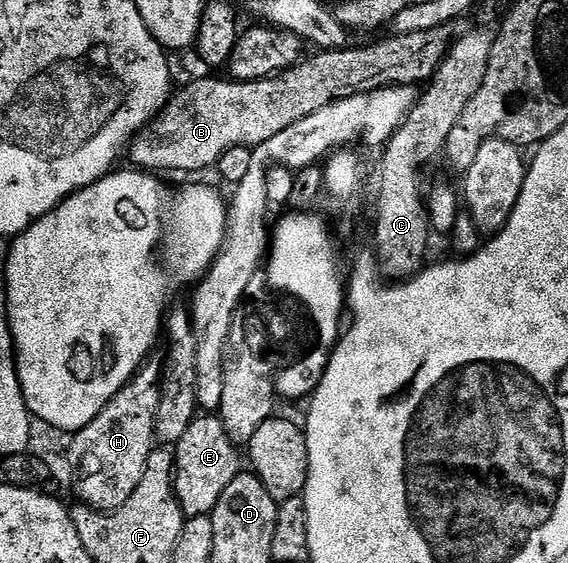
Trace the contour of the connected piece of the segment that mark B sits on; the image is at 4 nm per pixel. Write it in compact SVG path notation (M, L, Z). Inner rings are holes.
M451 25L439 26L438 28L430 28L426 32L406 32L405 34L393 33L392 38L384 38L381 42L372 42L369 46L347 46L340 50L322 50L318 55L310 57L308 60L303 59L301 62L292 66L290 69L284 71L282 75L272 75L271 78L263 78L262 81L244 81L237 82L230 78L226 80L218 80L216 78L200 78L197 82L189 84L185 90L177 89L169 98L168 103L164 105L164 109L161 110L159 116L152 122L151 126L140 131L135 138L132 139L130 145L126 150L126 158L129 158L133 162L133 167L139 168L144 172L160 172L156 170L204 170L207 168L215 167L218 159L221 158L222 153L229 151L232 147L246 147L252 149L264 142L267 142L276 133L282 132L285 128L290 128L290 125L294 124L297 120L302 120L305 116L310 116L312 112L318 111L320 108L324 108L326 104L337 102L340 99L348 99L350 96L365 94L366 92L376 91L380 87L388 86L411 86L419 85L429 81L436 70L439 68L439 64L445 57L449 47L454 41L454 33L452 34L453 27Z

